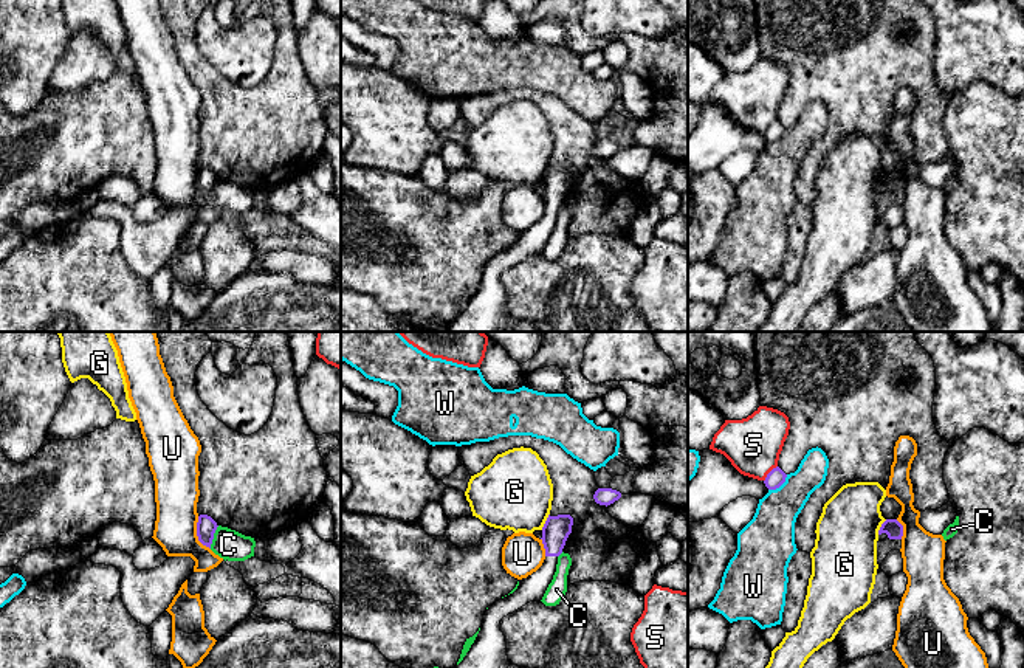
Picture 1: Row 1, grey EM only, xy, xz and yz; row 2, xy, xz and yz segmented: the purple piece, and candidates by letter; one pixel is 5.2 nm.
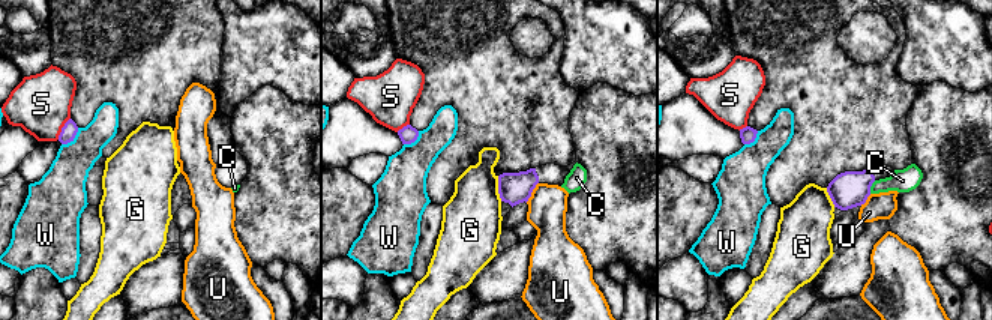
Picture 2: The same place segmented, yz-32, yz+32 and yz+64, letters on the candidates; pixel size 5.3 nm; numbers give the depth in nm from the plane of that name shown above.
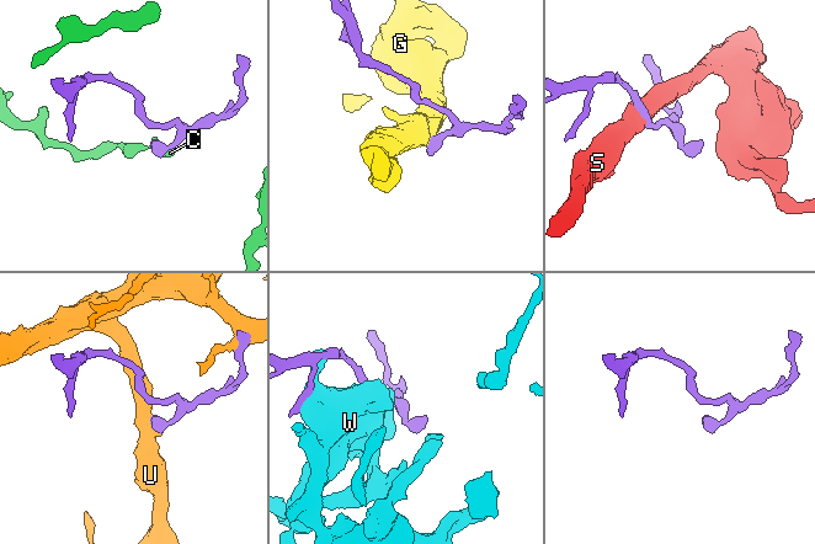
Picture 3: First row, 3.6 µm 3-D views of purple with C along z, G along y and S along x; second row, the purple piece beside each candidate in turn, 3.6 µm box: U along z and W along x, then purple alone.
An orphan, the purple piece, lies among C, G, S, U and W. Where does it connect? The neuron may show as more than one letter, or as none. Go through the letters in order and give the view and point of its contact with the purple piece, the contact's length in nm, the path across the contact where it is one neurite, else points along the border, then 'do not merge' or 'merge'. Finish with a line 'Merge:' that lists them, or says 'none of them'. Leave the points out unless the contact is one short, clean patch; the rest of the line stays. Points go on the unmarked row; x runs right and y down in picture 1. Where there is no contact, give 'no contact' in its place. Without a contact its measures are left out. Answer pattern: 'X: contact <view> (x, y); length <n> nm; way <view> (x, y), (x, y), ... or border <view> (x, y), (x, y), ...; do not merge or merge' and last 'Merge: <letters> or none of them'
C: contact xy (213, 189); length 130 nm; do not merge
G: contact xz (546, 174); length 100 nm; border xz (549, 166), (541, 182); do not merge
S: contact yz (769, 126); length 110 nm; border yz (776, 118), (764, 134); do not merge
U: contact xy (197, 186); length 190 nm; do not merge
W: contact yz (780, 138); length 130 nm; do not merge
Merge: none of them

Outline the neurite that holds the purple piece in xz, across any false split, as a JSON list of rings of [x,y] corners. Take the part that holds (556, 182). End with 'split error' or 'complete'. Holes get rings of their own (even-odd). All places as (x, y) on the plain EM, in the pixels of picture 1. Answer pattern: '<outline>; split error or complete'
[[[558,167],[547,170],[542,180],[545,212],[542,219],[519,232],[517,242],[494,254],[483,267],[480,284],[463,313],[448,324],[446,332],[503,332],[510,319],[500,274],[530,254],[541,254],[556,225],[558,209],[572,186],[573,170]]]; split error

